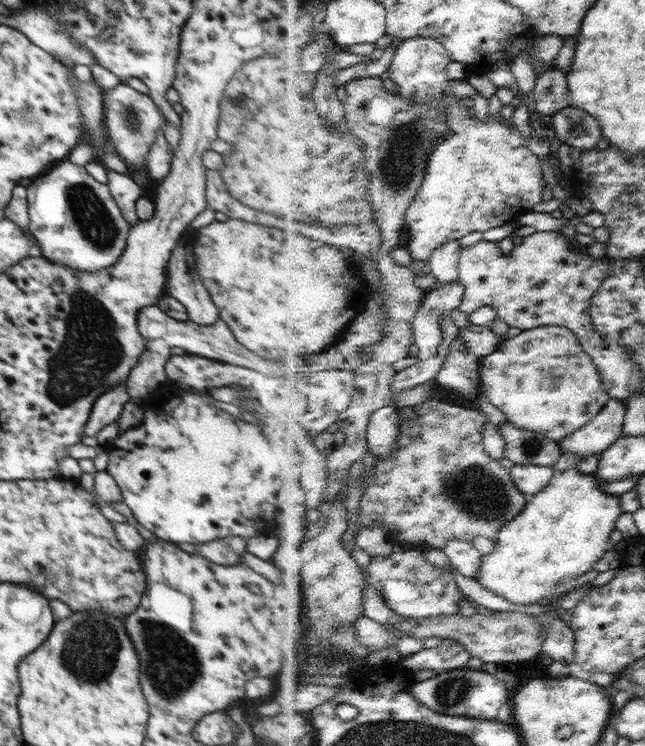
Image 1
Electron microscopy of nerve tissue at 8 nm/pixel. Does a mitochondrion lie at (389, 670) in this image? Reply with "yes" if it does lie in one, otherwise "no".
no

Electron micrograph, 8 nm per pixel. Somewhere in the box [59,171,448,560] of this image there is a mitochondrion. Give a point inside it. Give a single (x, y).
(95, 223)

